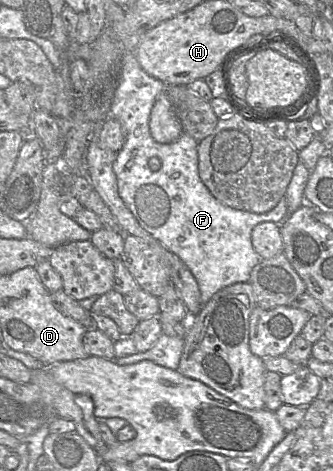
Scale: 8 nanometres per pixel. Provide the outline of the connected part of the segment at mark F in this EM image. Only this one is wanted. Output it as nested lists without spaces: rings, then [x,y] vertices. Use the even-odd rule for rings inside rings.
[[[134,53],[124,54],[110,117],[120,123],[125,141],[121,150],[115,155],[113,172],[116,176],[118,194],[124,204],[144,230],[185,263],[198,283],[201,302],[205,305],[221,289],[249,281],[252,269],[261,260],[252,245],[252,230],[261,222],[281,224],[288,216],[287,203],[283,197],[275,208],[262,214],[228,207],[214,198],[199,177],[197,151],[199,142],[188,134],[182,134],[176,141],[168,144],[154,141],[149,130],[149,117],[157,96],[165,92],[166,87],[163,82],[142,69]]]

